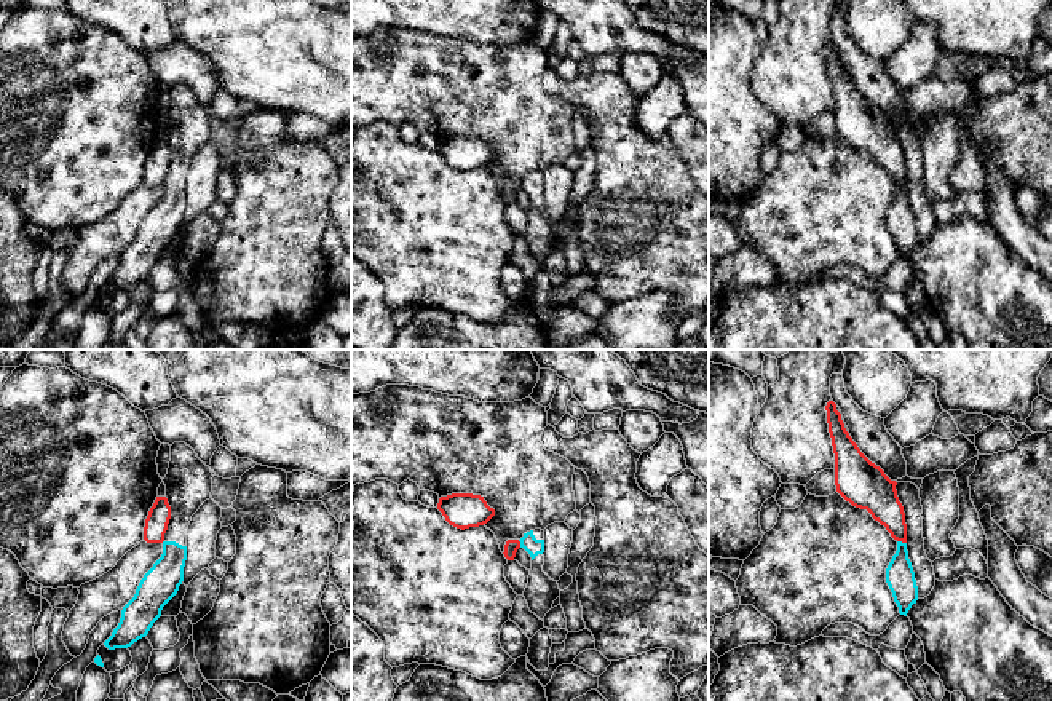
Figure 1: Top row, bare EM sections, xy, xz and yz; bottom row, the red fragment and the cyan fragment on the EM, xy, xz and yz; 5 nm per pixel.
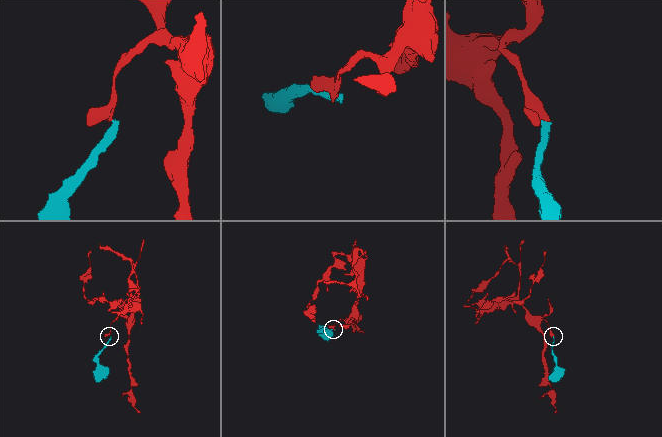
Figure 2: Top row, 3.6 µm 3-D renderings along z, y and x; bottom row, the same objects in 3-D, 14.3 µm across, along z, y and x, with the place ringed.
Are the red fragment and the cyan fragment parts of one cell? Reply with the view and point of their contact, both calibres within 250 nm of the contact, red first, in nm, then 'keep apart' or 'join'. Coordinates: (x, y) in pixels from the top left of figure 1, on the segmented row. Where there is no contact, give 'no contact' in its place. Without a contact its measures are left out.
yz (902, 542) | 180/140 nm | keep apart

